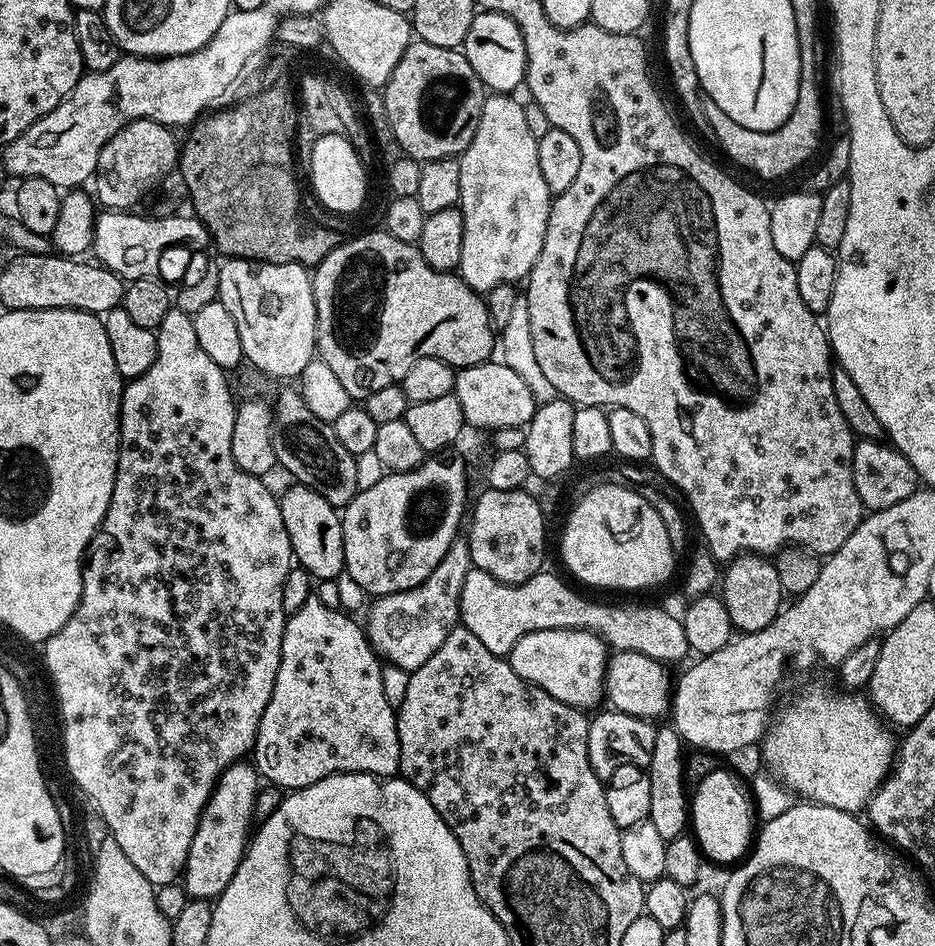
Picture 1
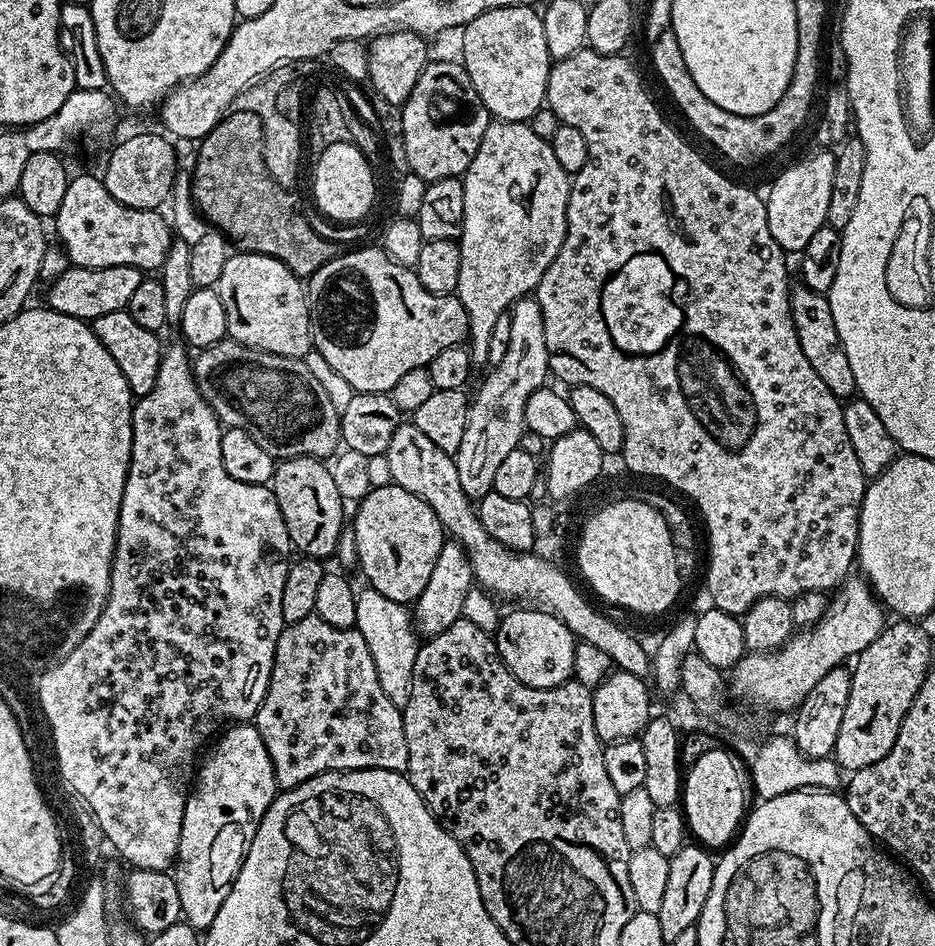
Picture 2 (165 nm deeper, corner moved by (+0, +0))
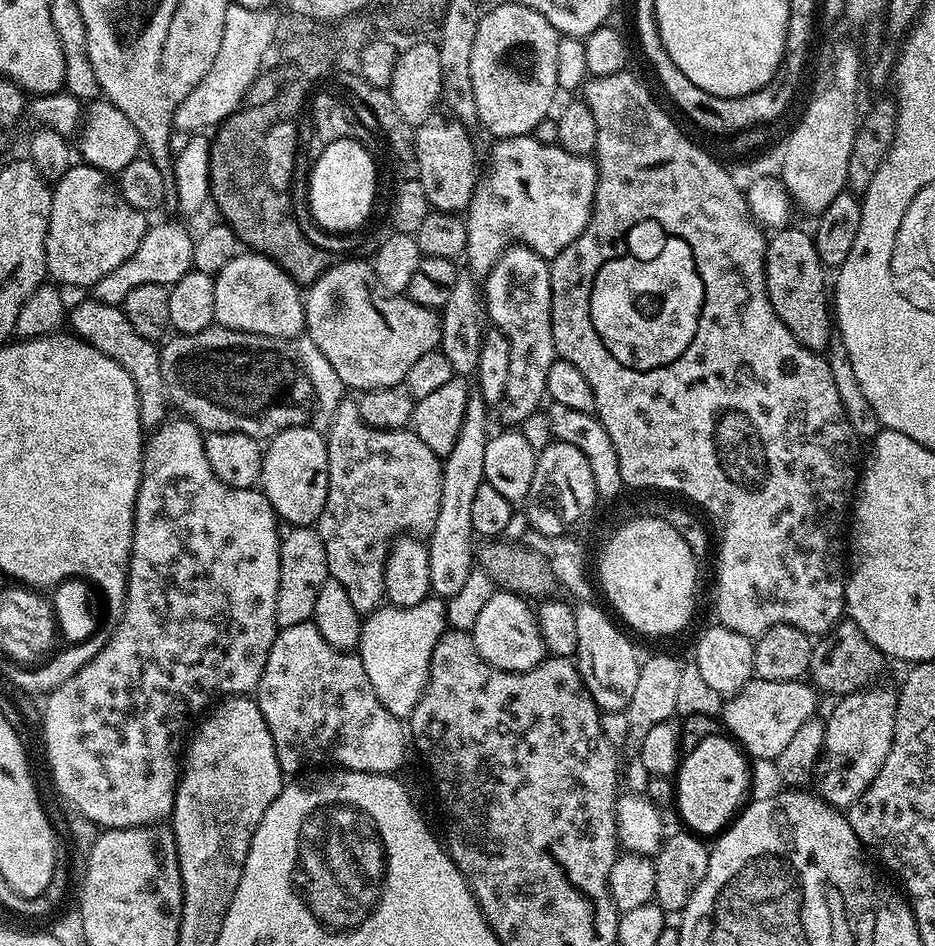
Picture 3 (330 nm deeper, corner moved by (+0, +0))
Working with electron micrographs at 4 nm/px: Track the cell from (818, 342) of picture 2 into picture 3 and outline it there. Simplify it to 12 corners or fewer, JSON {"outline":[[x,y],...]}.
{"outline":[[812,232],[767,237],[774,314],[812,352],[828,348],[830,288]]}

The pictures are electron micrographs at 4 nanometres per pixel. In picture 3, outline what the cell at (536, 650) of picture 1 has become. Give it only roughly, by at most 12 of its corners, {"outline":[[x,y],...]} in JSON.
{"outline":[[496,590],[471,630],[478,654],[507,672],[546,658],[533,605]]}

